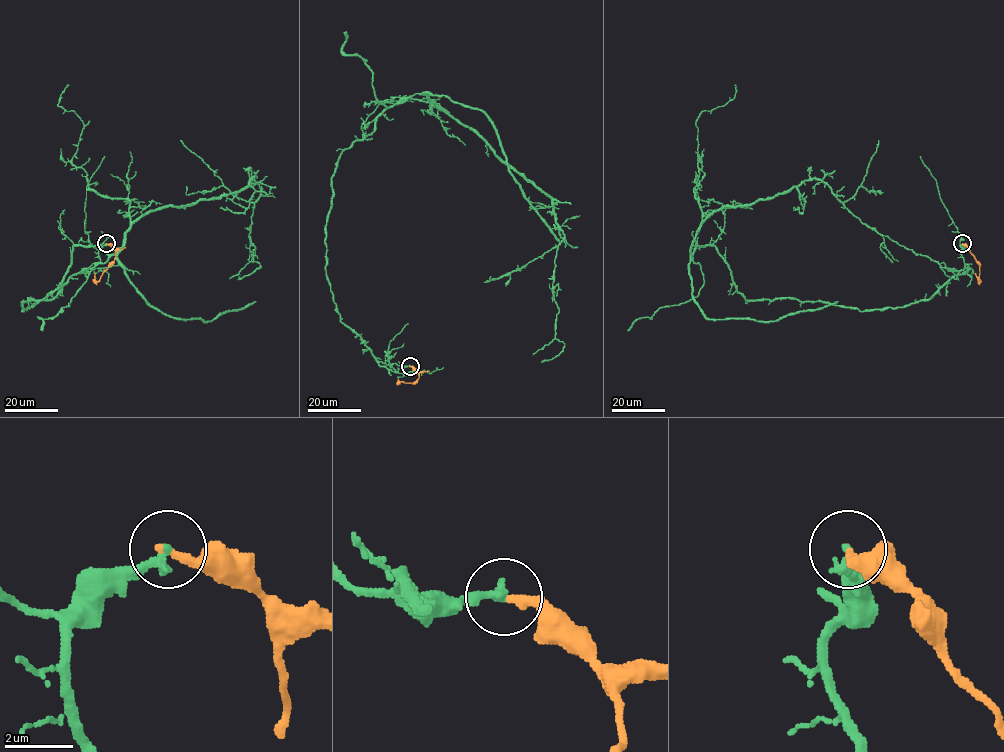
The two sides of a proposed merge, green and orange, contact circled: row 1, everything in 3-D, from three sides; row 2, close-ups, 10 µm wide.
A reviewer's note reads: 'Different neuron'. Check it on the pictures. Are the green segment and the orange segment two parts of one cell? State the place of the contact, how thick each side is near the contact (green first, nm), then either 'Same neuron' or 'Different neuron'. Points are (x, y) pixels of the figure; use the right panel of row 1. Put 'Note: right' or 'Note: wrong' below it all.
Place: (962, 243). Thickness 260 nm (green) against 280 nm. Different neuron
Note: right

